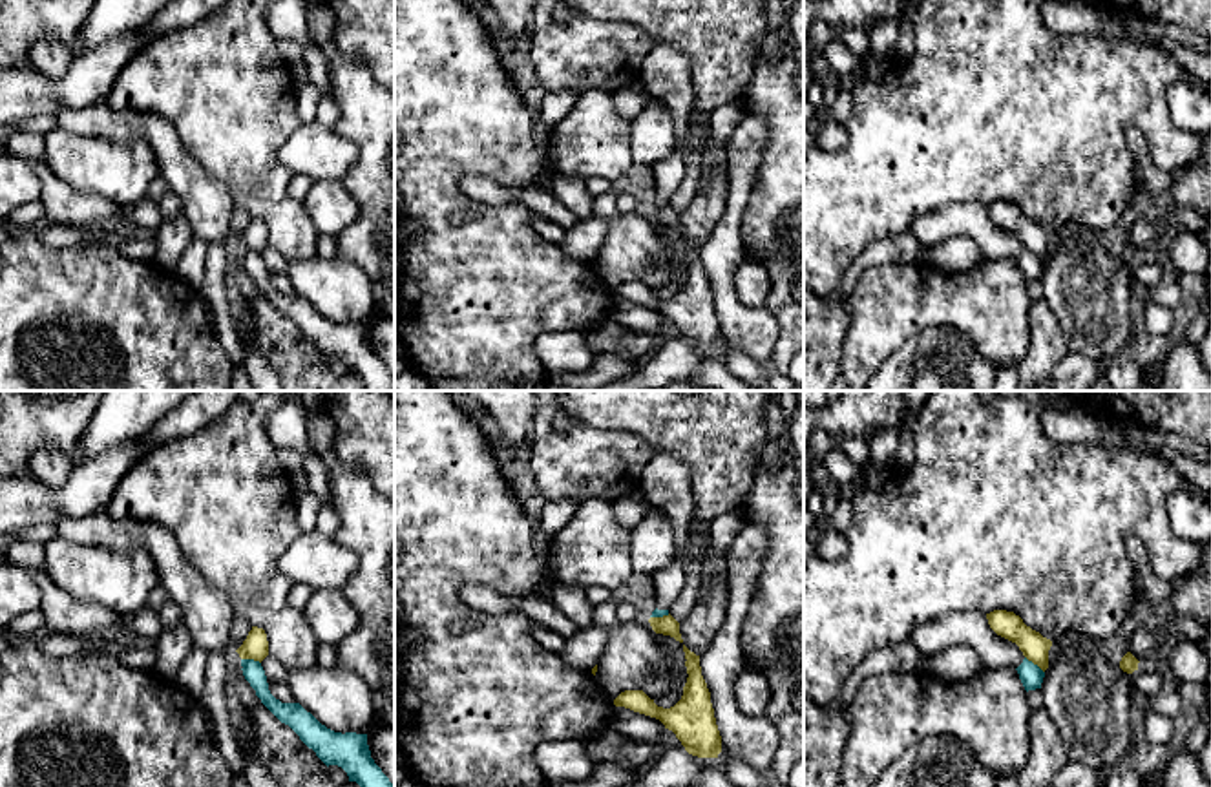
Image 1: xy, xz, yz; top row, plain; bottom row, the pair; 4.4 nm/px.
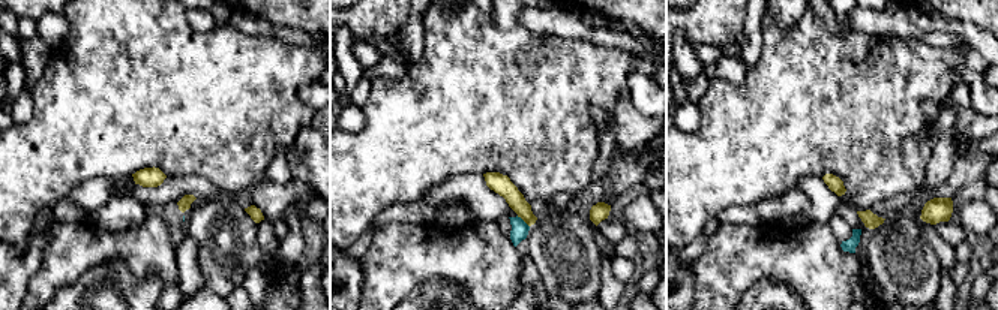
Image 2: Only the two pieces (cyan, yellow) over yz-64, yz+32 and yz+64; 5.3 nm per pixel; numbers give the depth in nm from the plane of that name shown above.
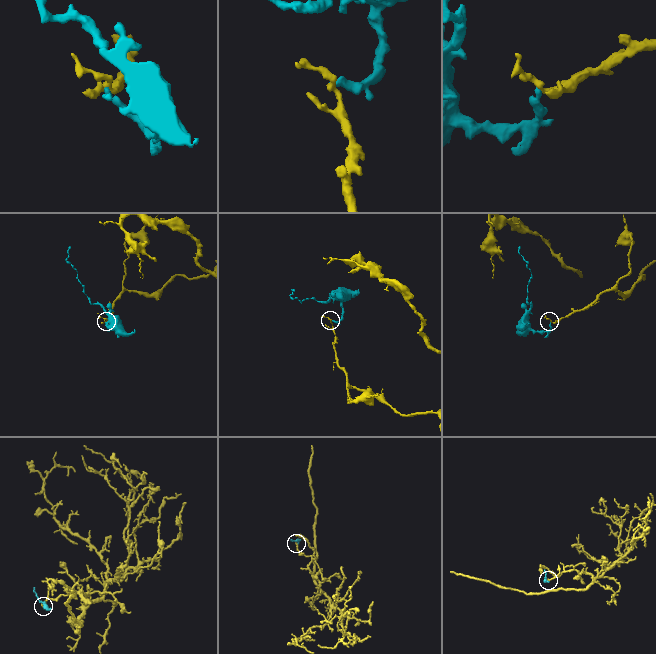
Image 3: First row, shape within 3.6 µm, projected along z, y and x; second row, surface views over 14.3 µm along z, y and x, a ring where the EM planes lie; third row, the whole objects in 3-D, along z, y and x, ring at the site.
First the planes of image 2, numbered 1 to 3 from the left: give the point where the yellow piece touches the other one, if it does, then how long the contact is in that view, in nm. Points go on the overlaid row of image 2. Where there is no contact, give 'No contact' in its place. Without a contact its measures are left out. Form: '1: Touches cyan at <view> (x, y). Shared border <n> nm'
1: No contact
2: Touches cyan at yz+32 (523, 220). Shared border 90 nm
3: No contact

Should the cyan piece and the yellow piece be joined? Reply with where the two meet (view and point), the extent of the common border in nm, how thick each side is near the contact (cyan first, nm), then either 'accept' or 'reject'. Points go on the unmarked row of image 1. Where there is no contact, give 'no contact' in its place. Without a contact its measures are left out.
xy (251, 251) | 90 nm | 90/110 nm | reject

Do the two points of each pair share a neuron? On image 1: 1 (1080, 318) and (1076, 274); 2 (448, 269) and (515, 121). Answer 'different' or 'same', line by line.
1: same
2: same

